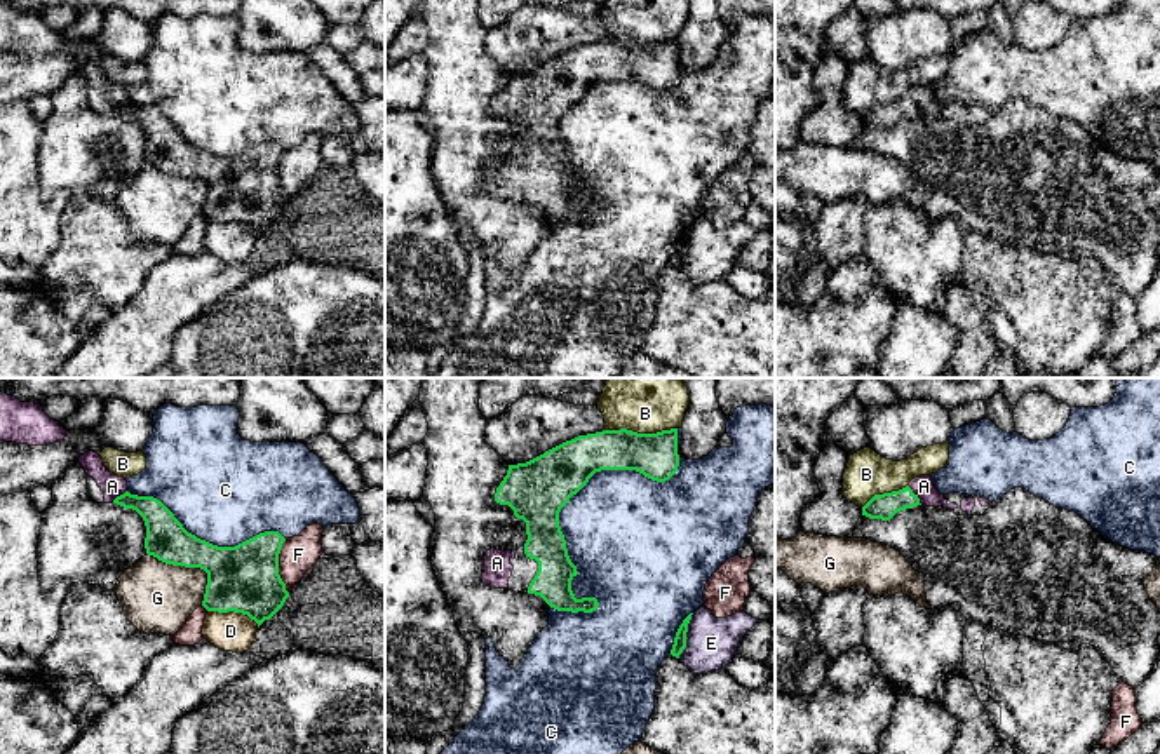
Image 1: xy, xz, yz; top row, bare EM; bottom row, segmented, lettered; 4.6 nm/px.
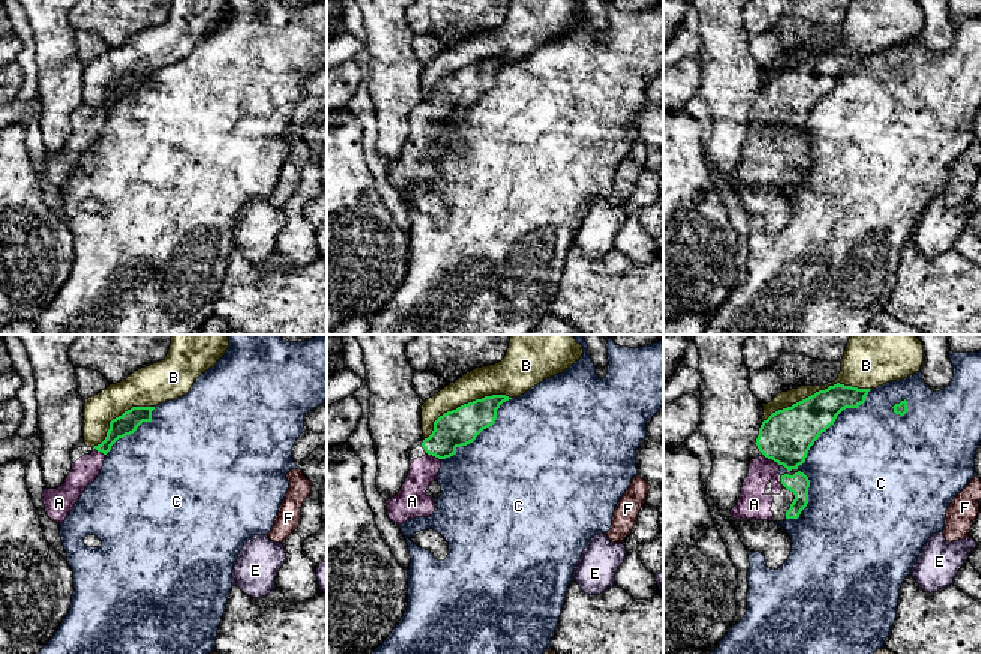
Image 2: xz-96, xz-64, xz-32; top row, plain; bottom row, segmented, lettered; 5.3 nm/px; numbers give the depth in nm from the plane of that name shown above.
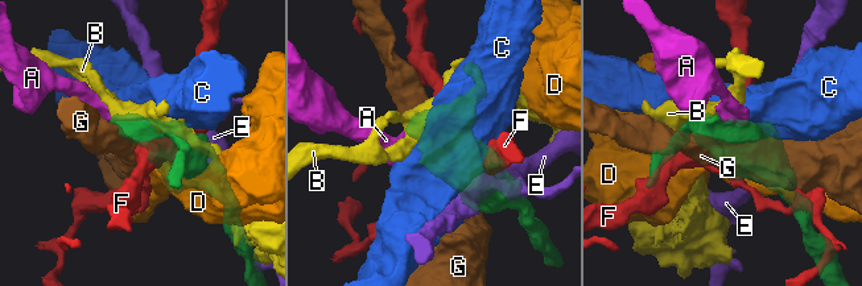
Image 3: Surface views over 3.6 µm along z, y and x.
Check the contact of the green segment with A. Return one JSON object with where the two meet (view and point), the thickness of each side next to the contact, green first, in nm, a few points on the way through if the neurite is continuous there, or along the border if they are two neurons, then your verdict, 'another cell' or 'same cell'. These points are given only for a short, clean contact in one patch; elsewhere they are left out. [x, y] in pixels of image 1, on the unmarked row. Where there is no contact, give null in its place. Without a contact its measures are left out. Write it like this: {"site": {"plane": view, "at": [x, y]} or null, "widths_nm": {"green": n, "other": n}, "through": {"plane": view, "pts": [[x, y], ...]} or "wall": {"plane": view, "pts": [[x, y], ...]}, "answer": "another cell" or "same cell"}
{"site": {"plane": "yz", "at": [915, 105]}, "widths_nm": {"green": 120, "other": 100}, "through": {"plane": "yz", "pts": [[885, 115], [915, 105], [923, 96]]}, "answer": "same cell"}

